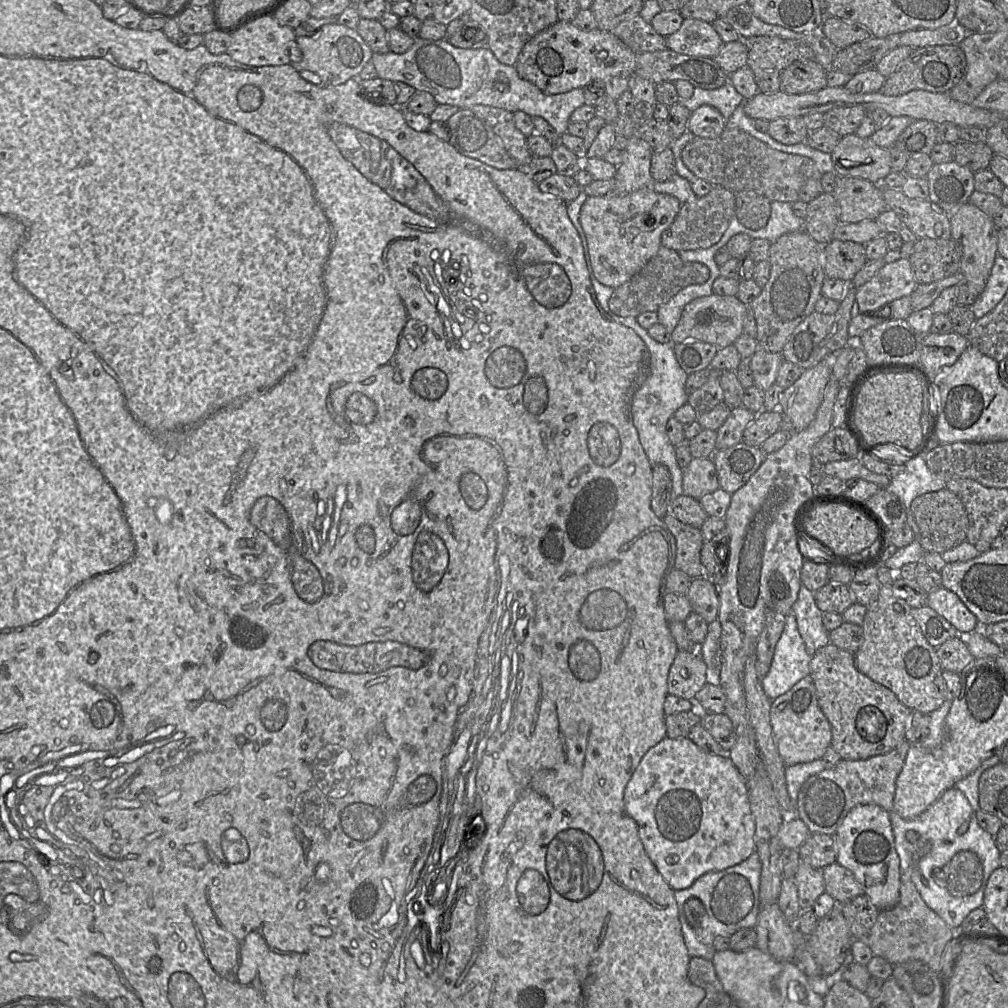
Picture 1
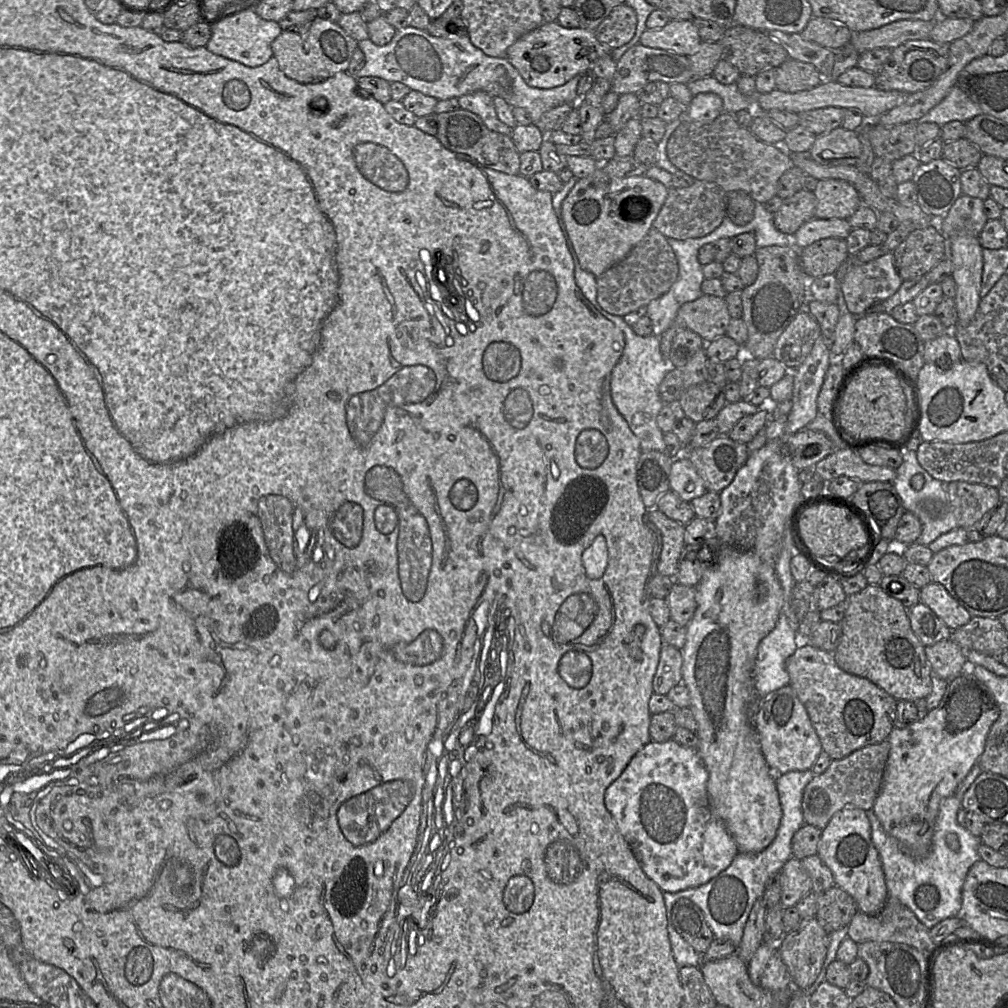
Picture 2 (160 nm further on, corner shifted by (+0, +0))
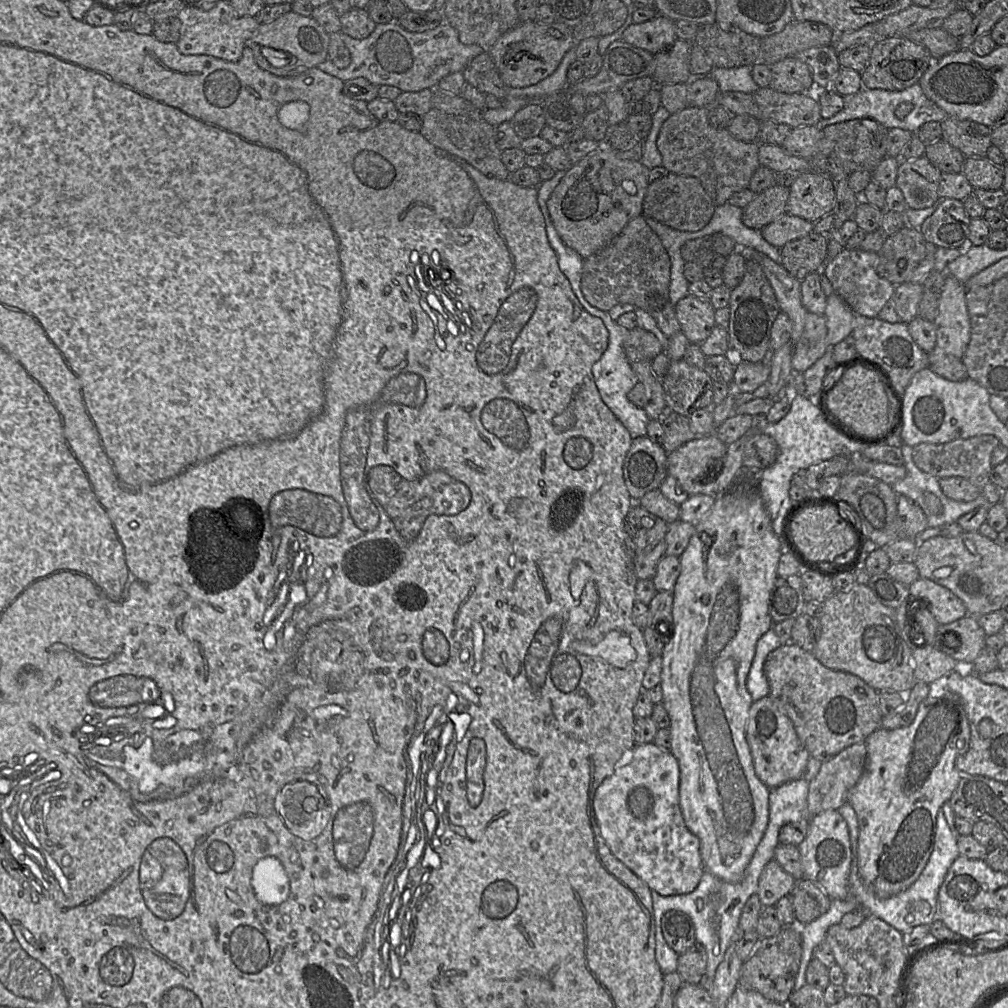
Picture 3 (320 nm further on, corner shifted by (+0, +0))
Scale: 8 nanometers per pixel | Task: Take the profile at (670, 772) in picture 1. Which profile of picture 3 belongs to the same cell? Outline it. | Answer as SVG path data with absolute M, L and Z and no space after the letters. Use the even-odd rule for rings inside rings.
M653 742L649 744L635 745L631 752L628 753L626 759L624 759L623 762L616 767L614 773L604 779L600 786L596 789L593 800L593 810L596 822L601 836L612 854L624 863L642 881L644 881L651 890L656 891L662 896L691 893L695 890L701 877L705 873L704 864L700 854L699 839L686 827L681 813L679 805L679 781L680 769L678 761L670 750L662 749L661 747L656 746Z

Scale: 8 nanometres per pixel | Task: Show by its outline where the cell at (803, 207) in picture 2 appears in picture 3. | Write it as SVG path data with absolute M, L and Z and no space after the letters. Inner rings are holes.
M774 185L760 193L742 208L742 221L745 226L761 230L767 224L786 213L789 187Z

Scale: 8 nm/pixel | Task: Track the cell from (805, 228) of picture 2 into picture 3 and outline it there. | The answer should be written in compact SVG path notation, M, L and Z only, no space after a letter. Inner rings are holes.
M784 213L760 231L768 243L780 249L787 242L813 232L814 223L804 218Z

